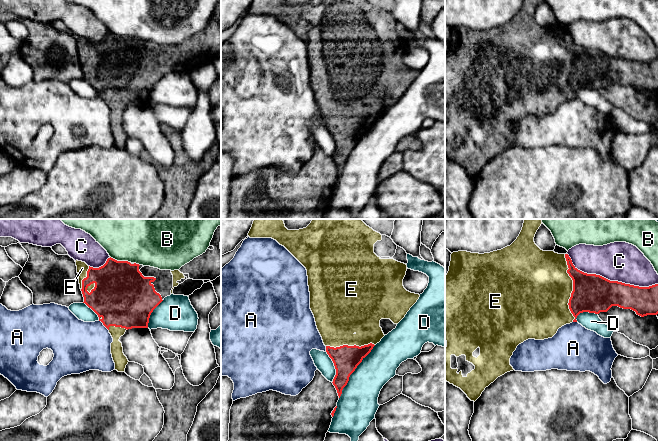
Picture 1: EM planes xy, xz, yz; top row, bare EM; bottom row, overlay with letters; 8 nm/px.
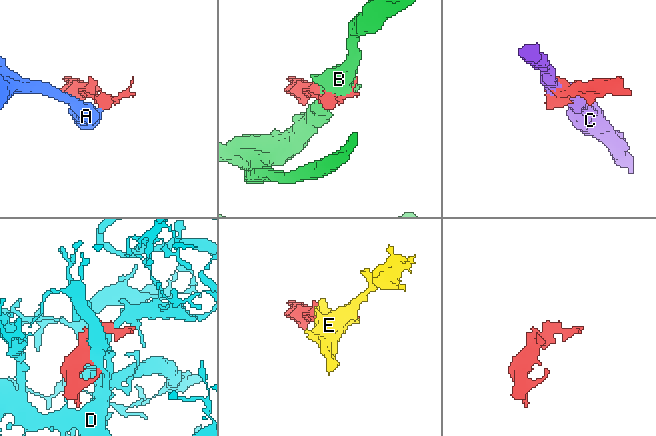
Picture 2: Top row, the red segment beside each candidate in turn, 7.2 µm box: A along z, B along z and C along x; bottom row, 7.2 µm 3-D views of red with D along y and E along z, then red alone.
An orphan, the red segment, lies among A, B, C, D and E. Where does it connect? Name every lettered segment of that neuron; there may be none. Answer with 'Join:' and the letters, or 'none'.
Join: E

